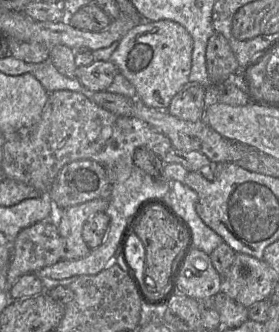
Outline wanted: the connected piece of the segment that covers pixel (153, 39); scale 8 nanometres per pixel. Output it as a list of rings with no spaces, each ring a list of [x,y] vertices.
[[[142,21],[119,42],[110,60],[135,87],[138,100],[150,108],[167,110],[173,97],[189,82],[192,53],[192,36],[181,24]]]

